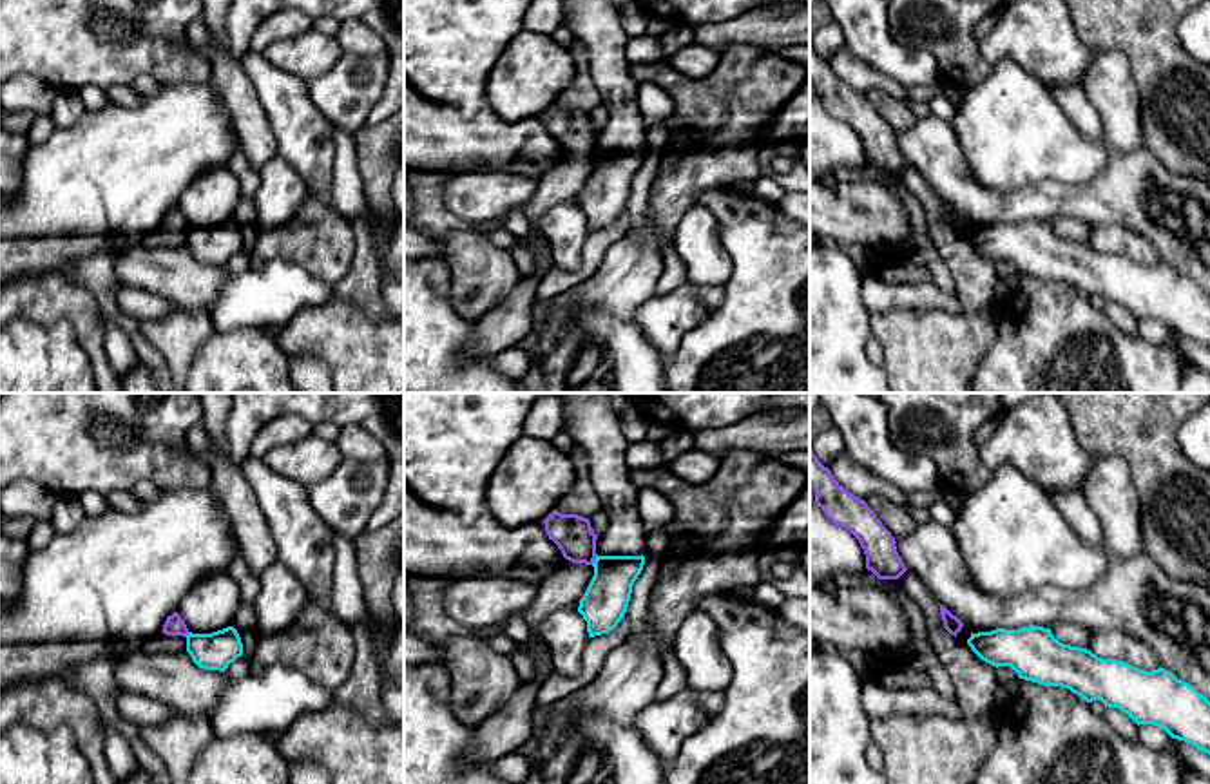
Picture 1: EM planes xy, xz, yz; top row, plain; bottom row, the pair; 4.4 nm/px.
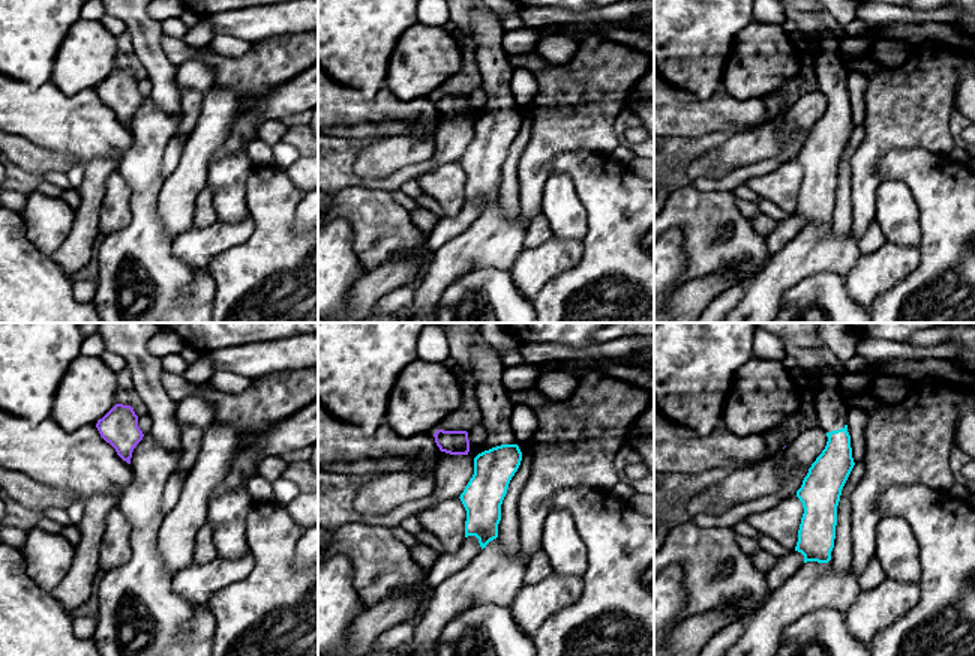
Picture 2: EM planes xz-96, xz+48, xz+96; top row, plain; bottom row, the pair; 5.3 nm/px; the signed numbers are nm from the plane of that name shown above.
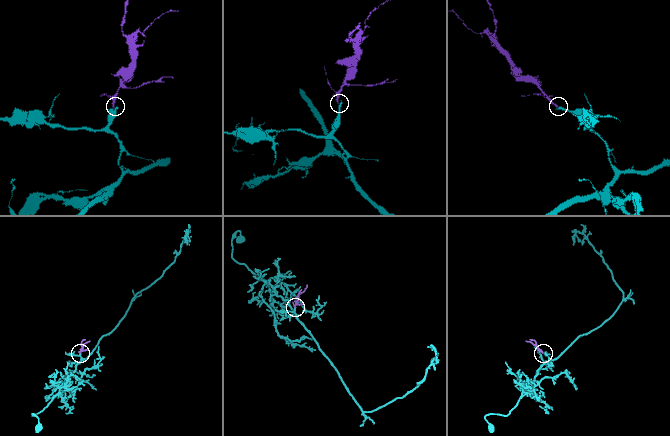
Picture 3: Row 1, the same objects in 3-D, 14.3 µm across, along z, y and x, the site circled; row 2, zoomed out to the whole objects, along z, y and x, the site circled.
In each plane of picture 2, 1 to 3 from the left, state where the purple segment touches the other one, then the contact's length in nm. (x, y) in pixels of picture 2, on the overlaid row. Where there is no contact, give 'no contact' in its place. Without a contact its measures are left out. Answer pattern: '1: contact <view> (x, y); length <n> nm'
1: no contact
2: no contact
3: no contact

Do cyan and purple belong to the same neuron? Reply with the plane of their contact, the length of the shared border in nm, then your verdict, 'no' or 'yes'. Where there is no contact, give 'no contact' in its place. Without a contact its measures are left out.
xz | 50 nm | no

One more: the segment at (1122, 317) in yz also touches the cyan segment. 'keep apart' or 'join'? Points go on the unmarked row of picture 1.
keep apart

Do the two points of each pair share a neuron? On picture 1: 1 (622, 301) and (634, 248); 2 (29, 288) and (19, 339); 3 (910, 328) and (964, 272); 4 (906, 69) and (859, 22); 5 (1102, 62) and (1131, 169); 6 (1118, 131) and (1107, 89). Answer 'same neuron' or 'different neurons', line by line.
1: same neuron
2: different neurons
3: different neurons
4: same neuron
5: different neurons
6: same neuron

